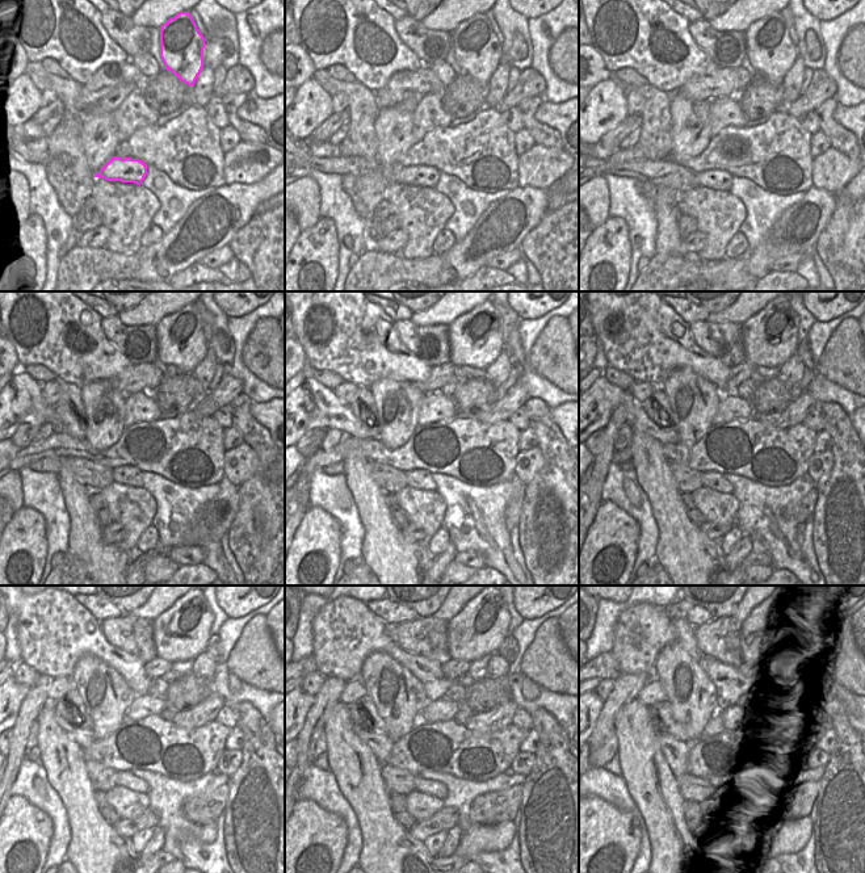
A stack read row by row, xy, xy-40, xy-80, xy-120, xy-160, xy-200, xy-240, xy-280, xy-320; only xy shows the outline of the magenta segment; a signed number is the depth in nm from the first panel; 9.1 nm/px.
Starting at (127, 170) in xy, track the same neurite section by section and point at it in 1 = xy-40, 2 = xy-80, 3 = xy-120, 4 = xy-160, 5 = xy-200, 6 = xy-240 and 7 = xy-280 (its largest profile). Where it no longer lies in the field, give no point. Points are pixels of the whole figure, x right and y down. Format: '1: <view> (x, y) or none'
1: xy-40 (412, 175)
2: xy-80 (716, 179)
3: xy-120 (126, 474)
4: xy-160 (420, 479)
5: xy-200 (710, 479)
6: xy-240 (127, 779)
7: xy-280 (435, 788)

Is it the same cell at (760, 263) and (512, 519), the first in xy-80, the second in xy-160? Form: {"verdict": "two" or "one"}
{"verdict": "one"}

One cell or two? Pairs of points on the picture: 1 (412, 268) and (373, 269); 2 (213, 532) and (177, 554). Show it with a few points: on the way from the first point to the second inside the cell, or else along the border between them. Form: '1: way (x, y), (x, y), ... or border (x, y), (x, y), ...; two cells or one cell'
1: way (403, 269), (382, 269); one cell
2: border (187, 544), (201, 548); two cells

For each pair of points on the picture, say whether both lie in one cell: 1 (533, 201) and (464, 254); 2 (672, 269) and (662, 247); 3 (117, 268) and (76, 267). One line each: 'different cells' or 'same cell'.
1: same cell
2: different cells
3: same cell

